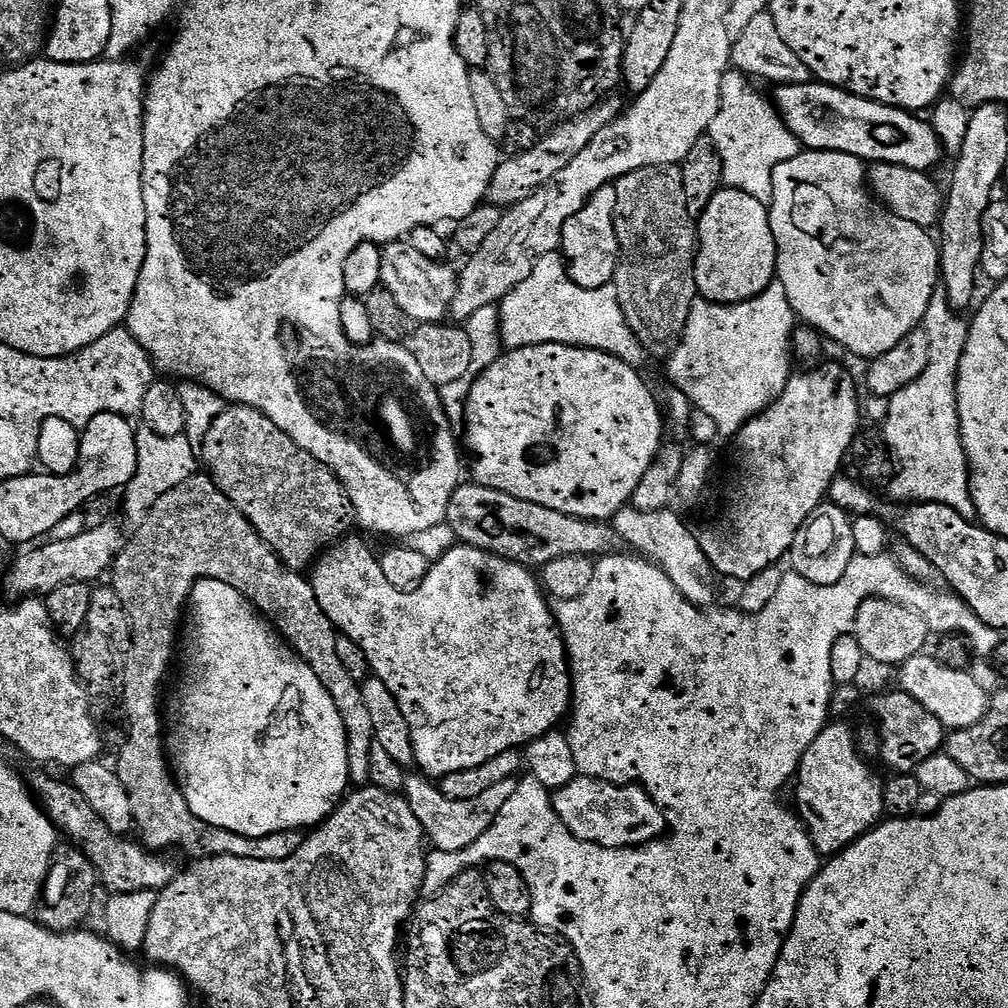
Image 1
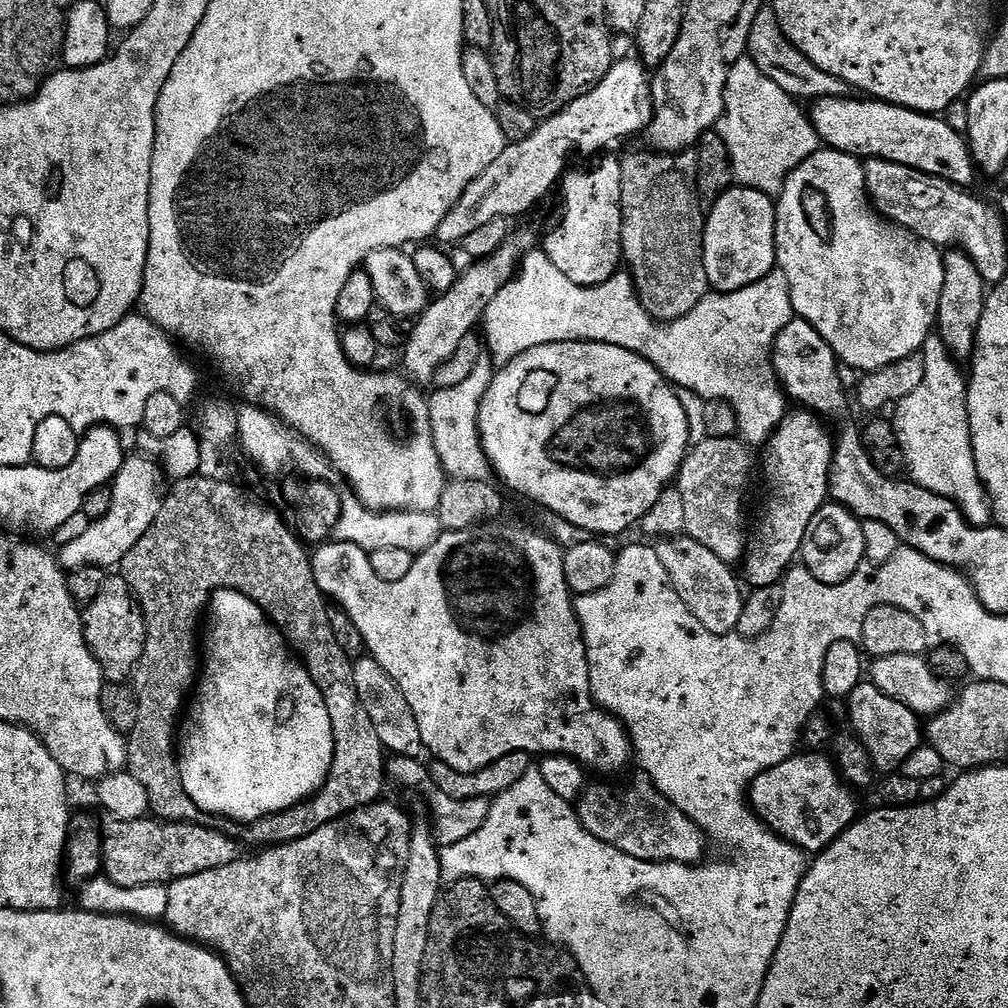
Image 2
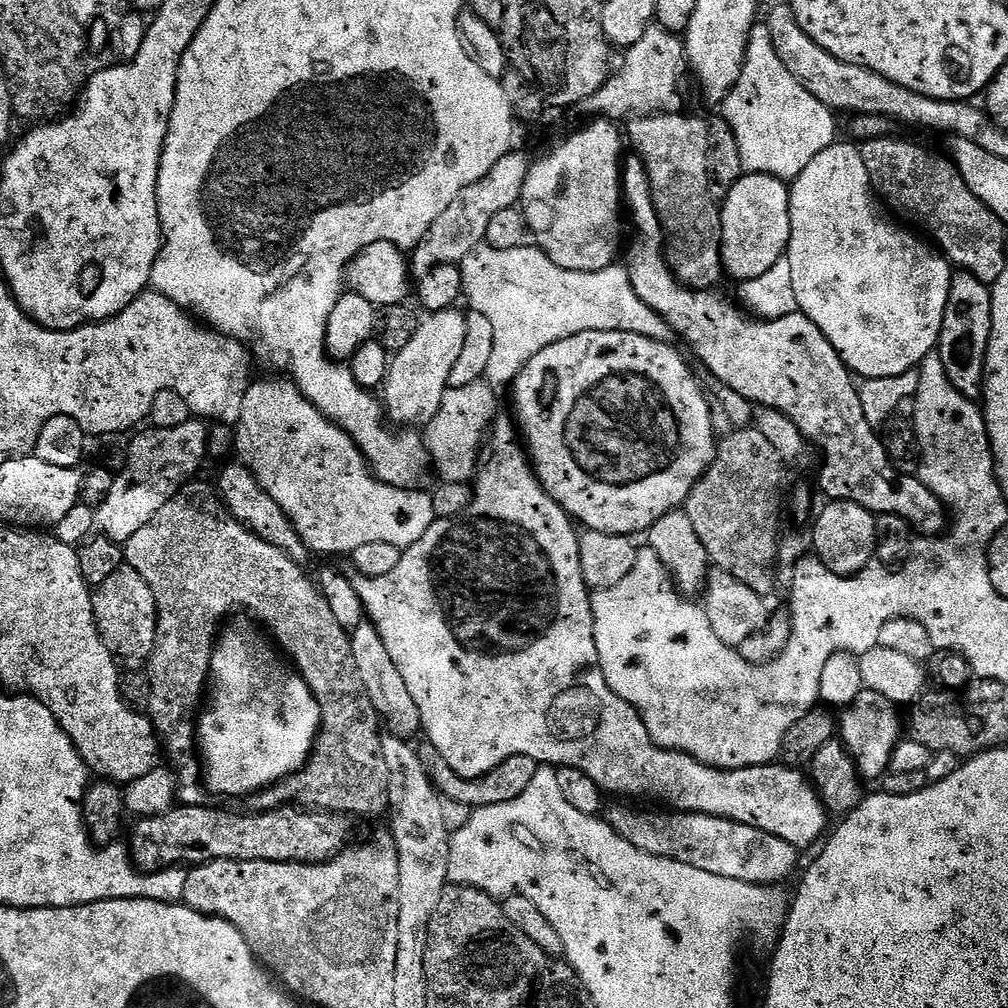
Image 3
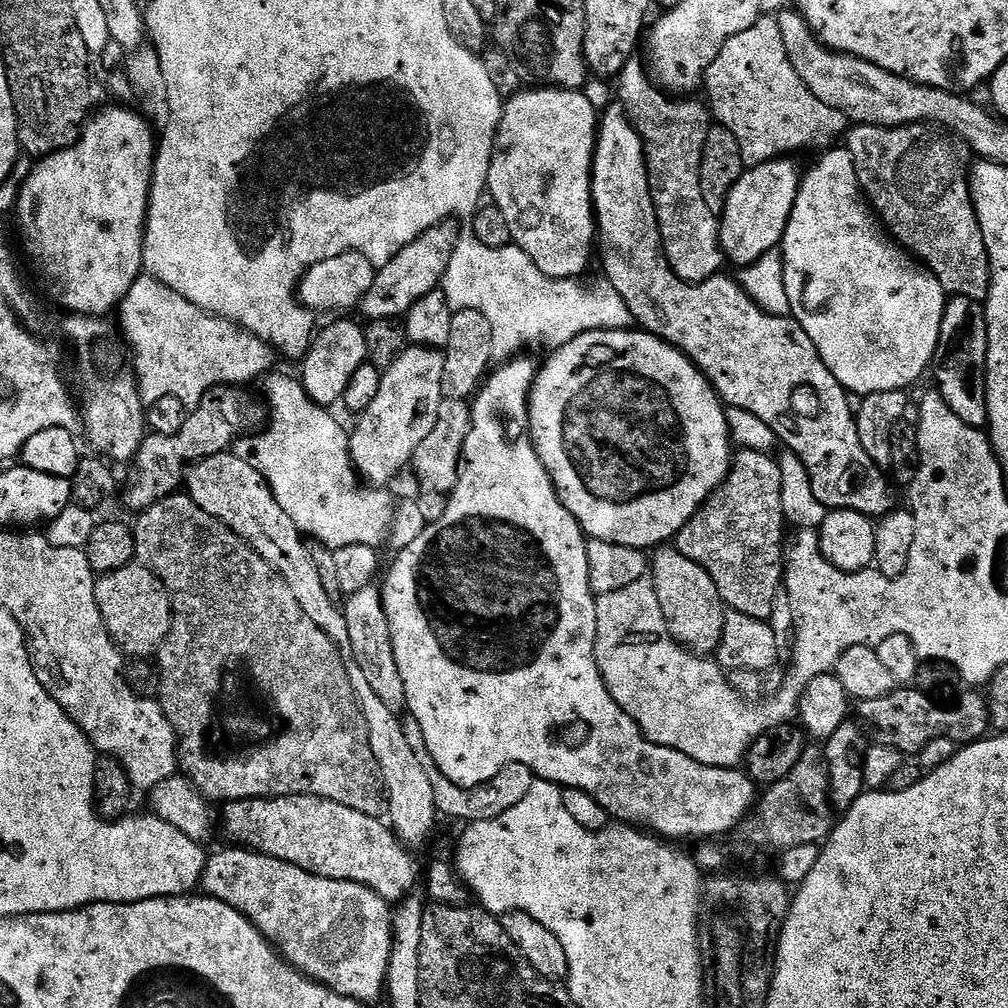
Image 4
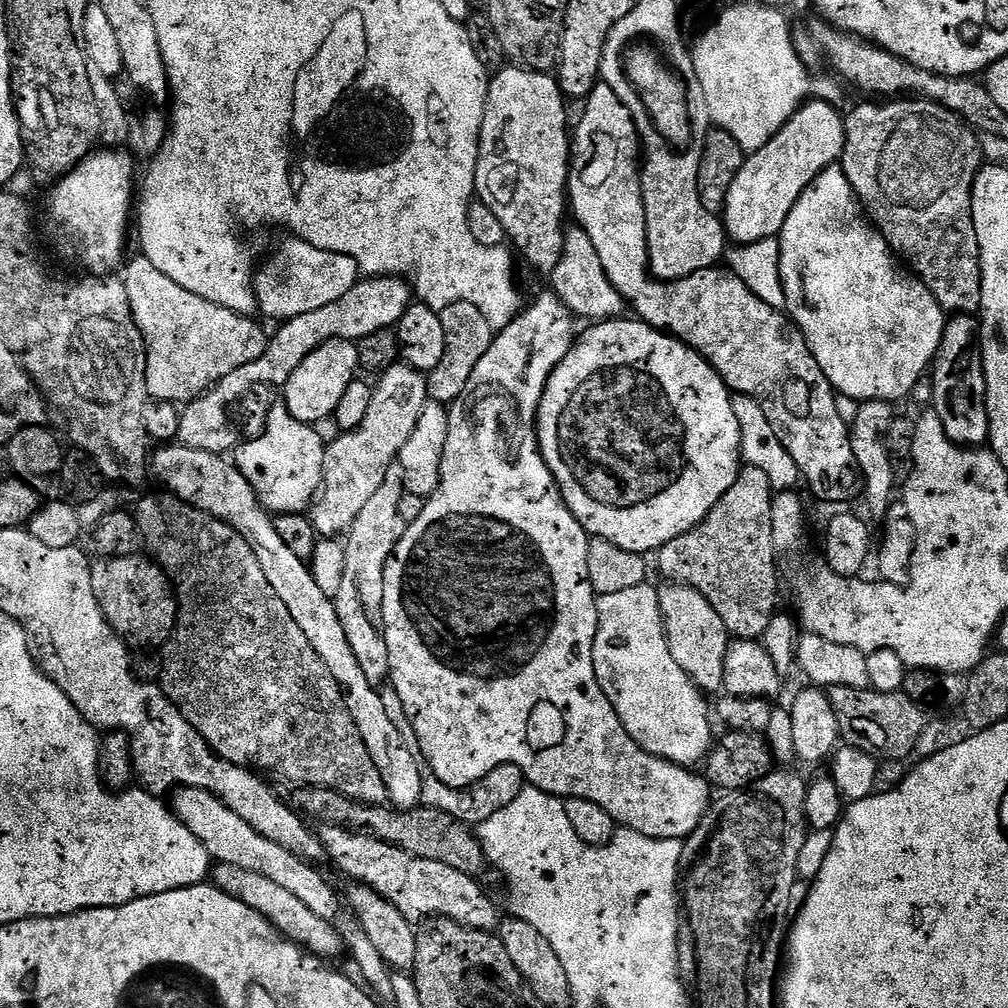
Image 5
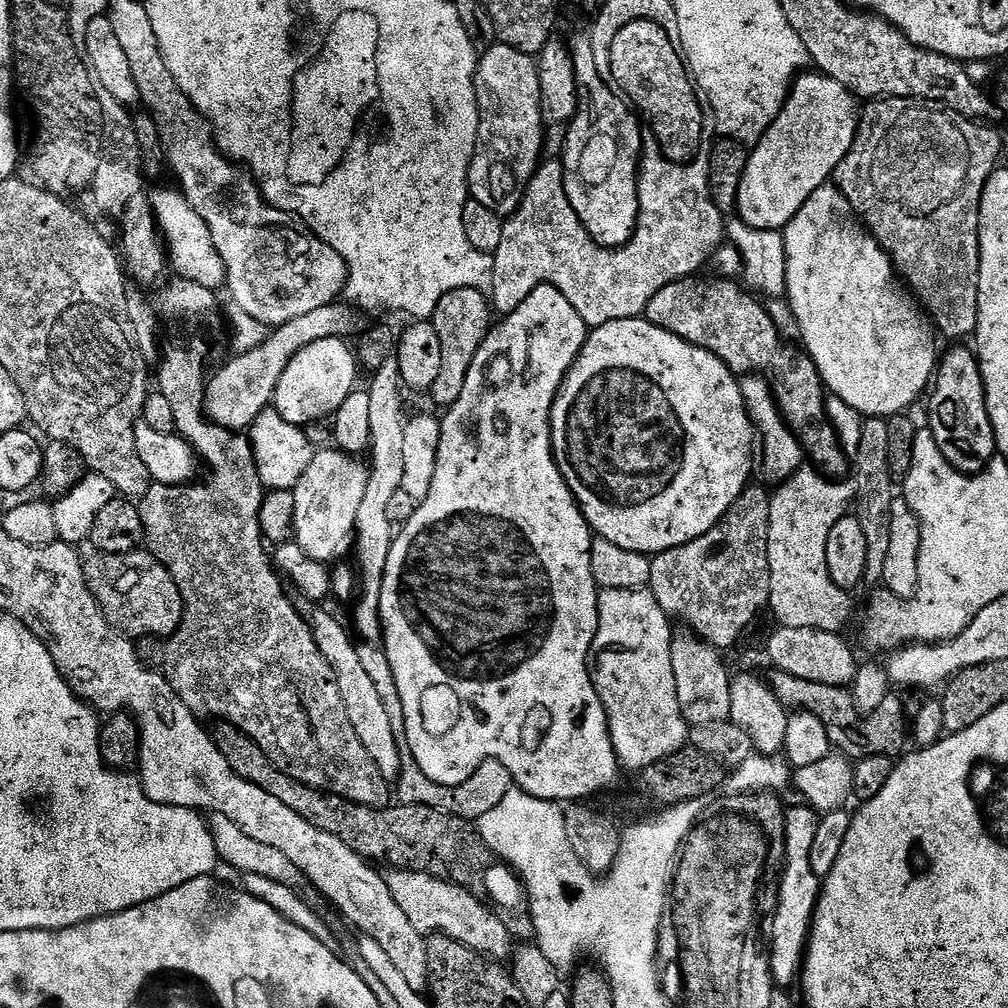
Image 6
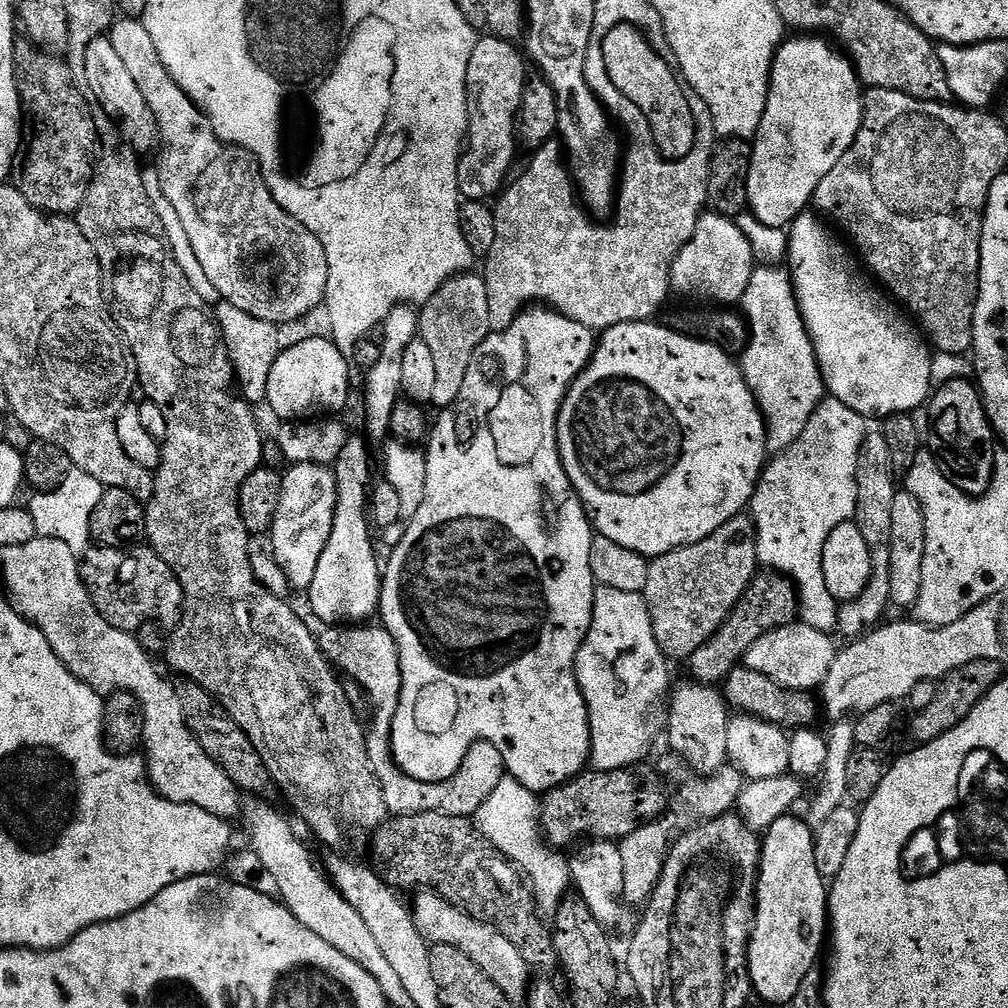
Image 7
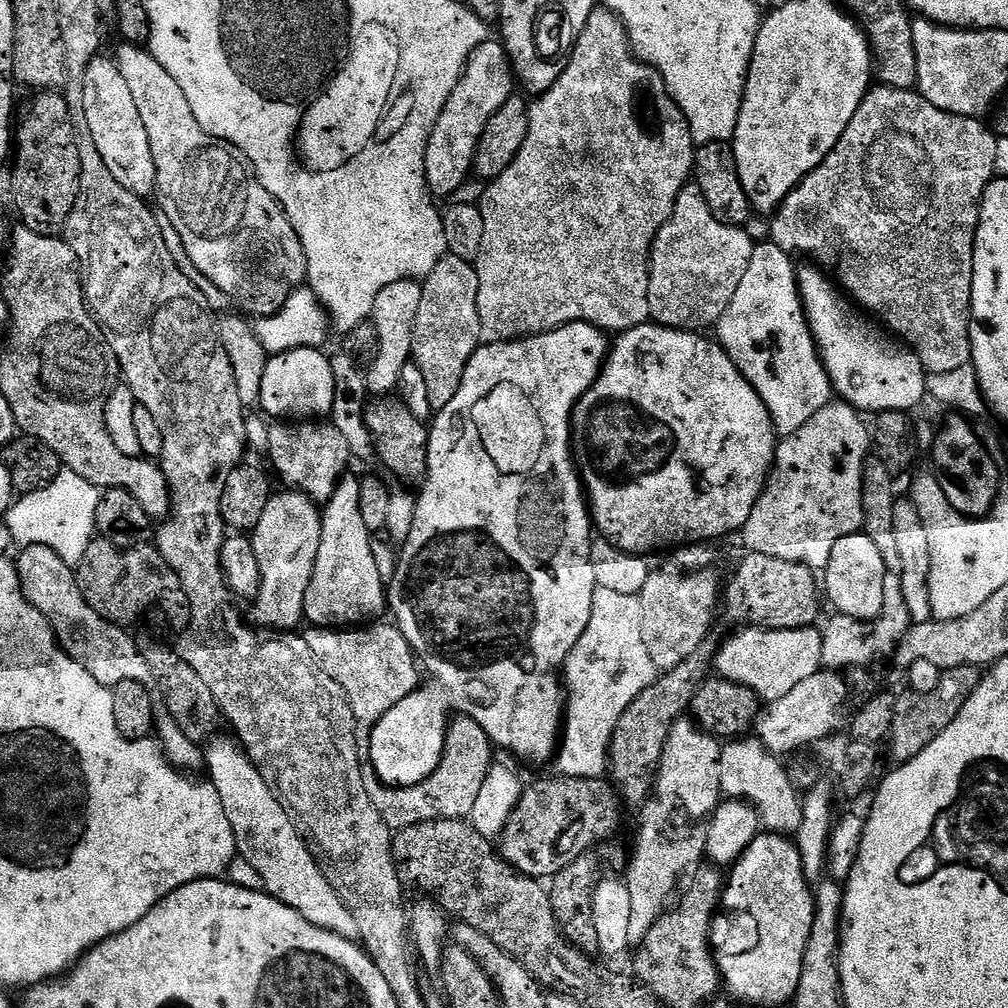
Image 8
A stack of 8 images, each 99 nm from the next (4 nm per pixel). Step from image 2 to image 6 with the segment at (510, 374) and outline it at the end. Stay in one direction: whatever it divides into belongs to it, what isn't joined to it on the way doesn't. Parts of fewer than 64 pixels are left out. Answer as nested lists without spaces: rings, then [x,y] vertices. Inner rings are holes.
[[[647,318],[619,320],[618,322],[606,322],[602,326],[589,331],[588,340],[580,351],[580,357],[572,363],[572,369],[564,376],[562,386],[556,395],[556,401],[552,404],[552,454],[556,457],[556,465],[560,468],[560,473],[564,475],[564,481],[568,483],[568,488],[571,490],[572,495],[576,497],[577,504],[580,505],[580,512],[587,520],[588,527],[599,539],[614,542],[614,546],[622,546],[622,550],[655,554],[694,542],[694,538],[702,538],[702,534],[709,532],[728,513],[730,506],[734,506],[736,499],[743,494],[745,488],[749,487],[750,481],[753,479],[754,429],[751,419],[748,417],[746,406],[743,404],[739,379],[717,356],[710,354],[704,348],[699,348],[682,338],[678,338],[673,332],[667,332],[658,326],[654,326]]]

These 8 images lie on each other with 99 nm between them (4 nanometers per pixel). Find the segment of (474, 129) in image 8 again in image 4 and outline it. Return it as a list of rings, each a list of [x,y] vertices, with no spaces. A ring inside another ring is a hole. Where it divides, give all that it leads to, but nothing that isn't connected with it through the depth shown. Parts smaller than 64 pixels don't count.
[[[531,86],[525,92],[520,92],[517,96],[507,97],[504,113],[500,119],[500,125],[496,131],[496,145],[492,151],[492,161],[488,171],[487,195],[492,195],[491,203],[498,210],[502,210],[502,215],[506,217],[506,222],[510,225],[512,244],[520,248],[546,274],[551,280],[575,280],[583,277],[583,272],[587,270],[588,263],[594,260],[594,249],[598,244],[598,229],[596,226],[596,209],[592,207],[592,156],[596,152],[596,129],[598,127],[598,108],[592,105],[592,100],[580,90],[570,88],[550,88],[547,86]]]

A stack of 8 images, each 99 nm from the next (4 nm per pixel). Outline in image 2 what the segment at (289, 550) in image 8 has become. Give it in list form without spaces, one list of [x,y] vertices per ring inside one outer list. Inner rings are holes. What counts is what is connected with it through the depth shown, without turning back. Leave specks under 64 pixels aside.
[[[520,228],[509,231],[506,242],[503,246],[493,252],[491,256],[486,256],[475,261],[473,268],[468,268],[459,273],[450,286],[450,290],[437,295],[429,303],[428,307],[420,313],[416,324],[411,325],[410,335],[403,345],[404,368],[409,381],[423,386],[427,380],[432,380],[436,376],[436,371],[455,357],[455,350],[459,343],[471,337],[472,327],[479,325],[484,318],[486,306],[498,294],[502,286],[508,284],[509,280],[517,275],[518,269],[525,256],[537,247],[538,236],[532,228]]]

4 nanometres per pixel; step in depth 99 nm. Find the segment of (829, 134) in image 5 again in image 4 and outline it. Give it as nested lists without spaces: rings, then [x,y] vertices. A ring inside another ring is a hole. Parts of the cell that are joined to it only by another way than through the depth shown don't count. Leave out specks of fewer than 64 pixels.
[[[781,158],[749,167],[734,190],[730,190],[720,220],[720,248],[729,265],[737,264],[740,270],[746,270],[768,252],[781,247],[802,179],[801,169],[796,169],[790,161]]]

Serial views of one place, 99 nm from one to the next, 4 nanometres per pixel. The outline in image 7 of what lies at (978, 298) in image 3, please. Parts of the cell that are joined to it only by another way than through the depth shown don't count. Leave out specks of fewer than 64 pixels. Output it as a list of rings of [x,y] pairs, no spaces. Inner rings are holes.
[[[971,379],[945,384],[931,397],[927,412],[933,420],[930,451],[946,478],[968,496],[984,496],[992,485],[998,444],[979,387]]]

